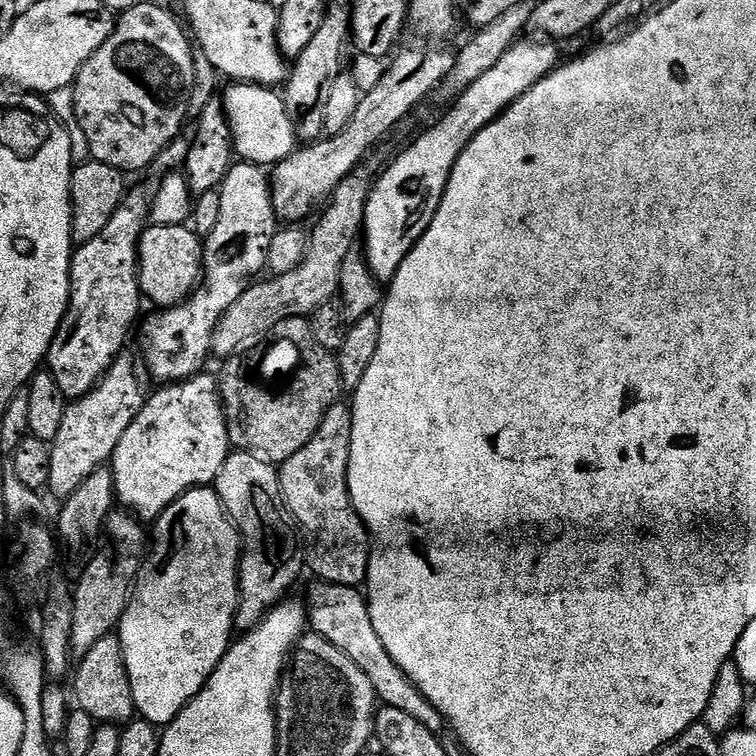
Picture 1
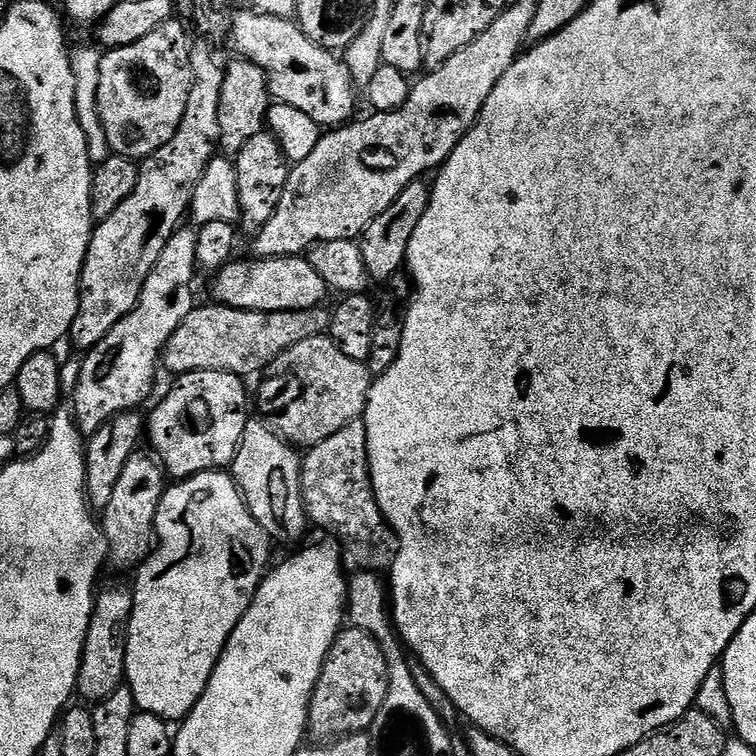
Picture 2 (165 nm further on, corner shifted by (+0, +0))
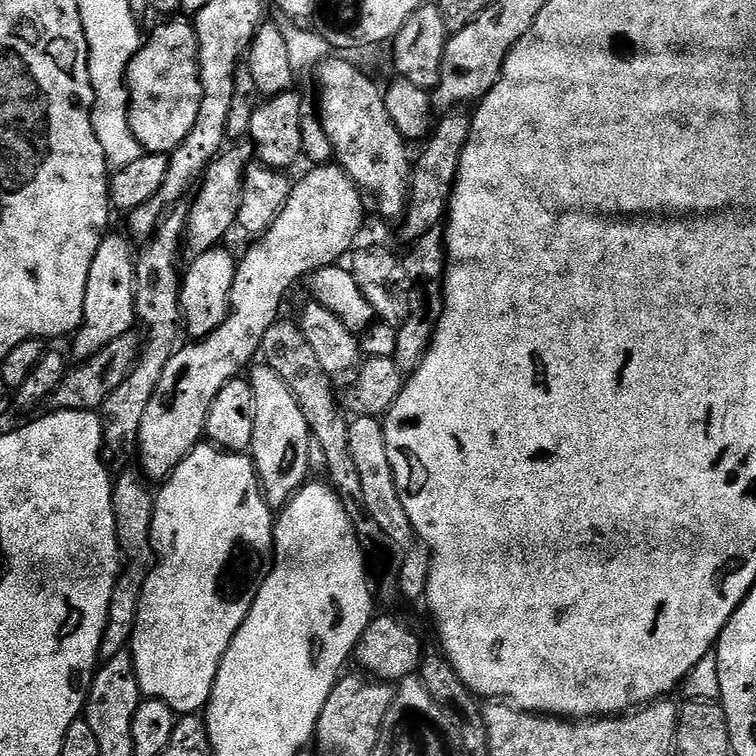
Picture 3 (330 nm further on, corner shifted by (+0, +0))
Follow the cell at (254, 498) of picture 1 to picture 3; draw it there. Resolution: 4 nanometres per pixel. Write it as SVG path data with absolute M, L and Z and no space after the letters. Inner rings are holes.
M260 362L247 373L246 379L252 385L254 394L254 434L250 459L256 468L260 489L264 492L268 507L280 510L309 479L308 455L312 450L314 452L314 437L298 406L298 399L277 371L265 362Z

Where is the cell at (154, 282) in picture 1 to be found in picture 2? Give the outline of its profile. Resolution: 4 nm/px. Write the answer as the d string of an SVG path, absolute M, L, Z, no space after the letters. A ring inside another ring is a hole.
M303 255L251 259L229 262L215 273L216 281L212 284L215 303L238 310L289 312L319 308L330 296L328 283Z

